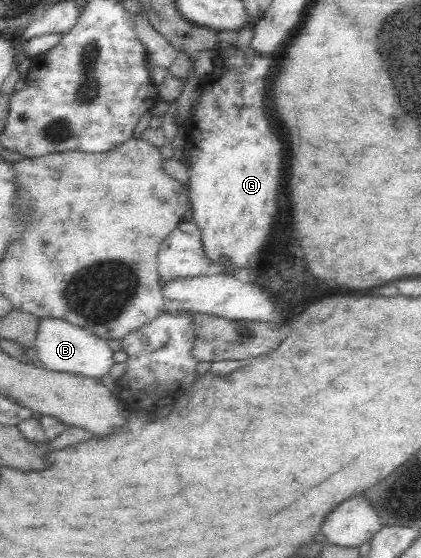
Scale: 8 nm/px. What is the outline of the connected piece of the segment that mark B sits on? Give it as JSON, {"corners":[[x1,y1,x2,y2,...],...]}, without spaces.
{"corners":[[59,318,40,320,35,346,37,347,37,357,44,364,43,368,49,371,72,373,102,382,102,378,106,378,110,374,110,368,114,366,113,352,107,340,88,329,74,326]]}

